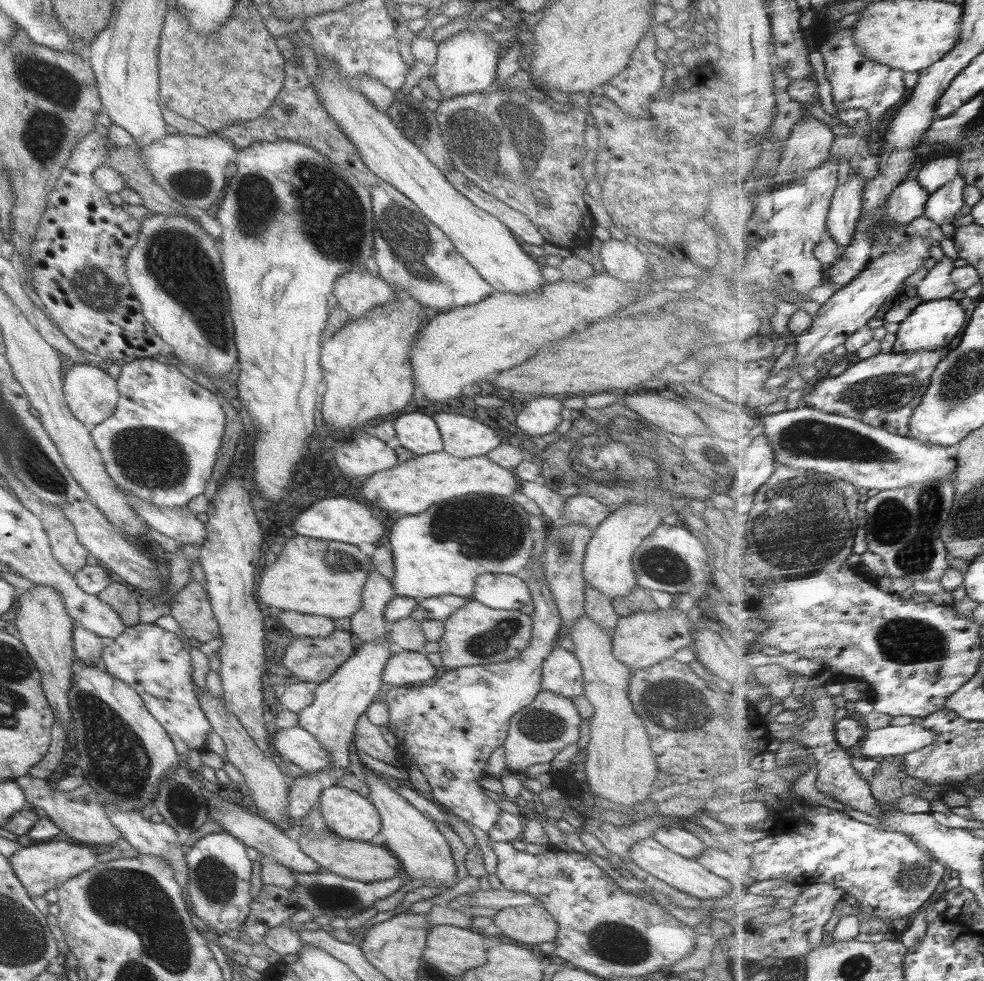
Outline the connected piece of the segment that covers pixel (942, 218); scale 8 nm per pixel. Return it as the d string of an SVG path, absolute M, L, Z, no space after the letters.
M959 175L937 192L930 194L924 216L938 226L951 224L959 217L961 208L965 206L964 188L967 185L968 182Z

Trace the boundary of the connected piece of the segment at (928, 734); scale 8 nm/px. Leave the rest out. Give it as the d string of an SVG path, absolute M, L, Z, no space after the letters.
M908 724L905 726L887 726L877 730L866 729L860 746L854 753L862 757L881 759L883 757L901 757L921 750L936 742L939 733L925 725Z

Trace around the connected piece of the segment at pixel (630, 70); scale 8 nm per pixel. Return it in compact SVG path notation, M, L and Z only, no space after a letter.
M651 26L649 32L639 39L626 67L617 75L611 77L607 83L601 85L601 92L599 94L609 98L620 111L623 111L630 117L638 117L644 111L647 104L657 95L657 90L665 83L662 76L664 74L664 66L661 62L657 61L654 55L656 49L653 26Z

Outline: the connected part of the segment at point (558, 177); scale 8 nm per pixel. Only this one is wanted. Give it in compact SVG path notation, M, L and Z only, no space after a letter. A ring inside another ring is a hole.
M507 88L506 91L471 93L440 100L433 113L453 170L463 174L483 192L524 214L545 243L572 251L588 247L593 237L594 223L583 199L585 179L581 173L581 160L586 150L583 132L585 116L590 113L588 109L581 110L574 106L567 112L555 112L546 103L528 94L510 92L510 88ZM532 190L546 194L548 204L539 206L532 197Z

